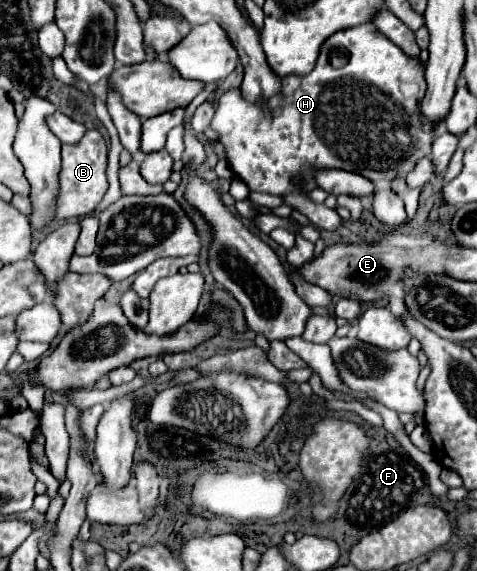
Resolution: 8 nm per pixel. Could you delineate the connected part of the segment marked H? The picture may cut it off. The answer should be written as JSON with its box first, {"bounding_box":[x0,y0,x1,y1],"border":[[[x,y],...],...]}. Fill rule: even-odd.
{"bounding_box":[211,22,437,196],"border":[[[367,22],[363,26],[353,26],[353,28],[341,30],[339,34],[329,36],[325,40],[325,44],[321,46],[321,54],[319,54],[319,60],[317,60],[317,66],[313,68],[313,72],[307,74],[307,76],[295,76],[295,74],[283,76],[281,78],[281,90],[279,90],[279,94],[271,96],[265,102],[249,102],[249,100],[245,100],[239,88],[231,88],[225,94],[221,94],[217,112],[215,112],[213,122],[211,122],[211,128],[219,134],[217,140],[225,148],[225,156],[227,156],[227,162],[229,162],[233,174],[237,174],[251,188],[251,192],[267,192],[267,194],[277,194],[277,196],[285,196],[287,192],[311,192],[315,188],[315,176],[313,176],[313,172],[315,170],[329,170],[329,168],[357,172],[357,174],[369,178],[371,182],[379,182],[379,180],[391,182],[391,180],[395,180],[399,176],[405,176],[405,174],[413,172],[413,168],[417,166],[417,162],[421,158],[425,158],[425,156],[431,154],[431,146],[433,146],[433,140],[435,140],[435,128],[437,128],[437,124],[431,122],[427,116],[423,116],[421,110],[419,110],[419,104],[421,104],[421,100],[425,96],[425,90],[427,90],[423,74],[425,74],[425,64],[419,58],[407,56],[399,46],[395,46],[389,38],[385,38],[377,30],[377,26],[373,22]],[[333,48],[345,48],[349,52],[349,62],[343,68],[333,68],[329,64],[329,52]]]}

